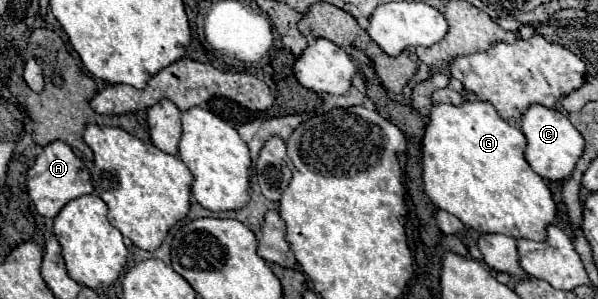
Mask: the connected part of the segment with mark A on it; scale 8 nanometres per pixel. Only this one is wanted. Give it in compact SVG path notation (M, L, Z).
M52 142L44 146L42 154L36 158L34 166L28 170L28 194L38 210L46 218L54 218L70 200L84 194L92 194L92 178L82 160L72 152L66 142Z

